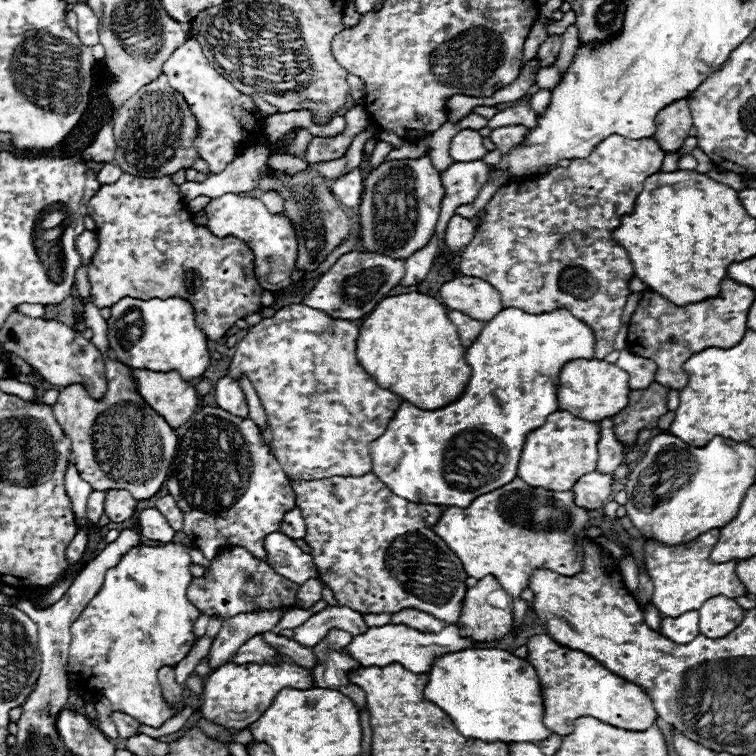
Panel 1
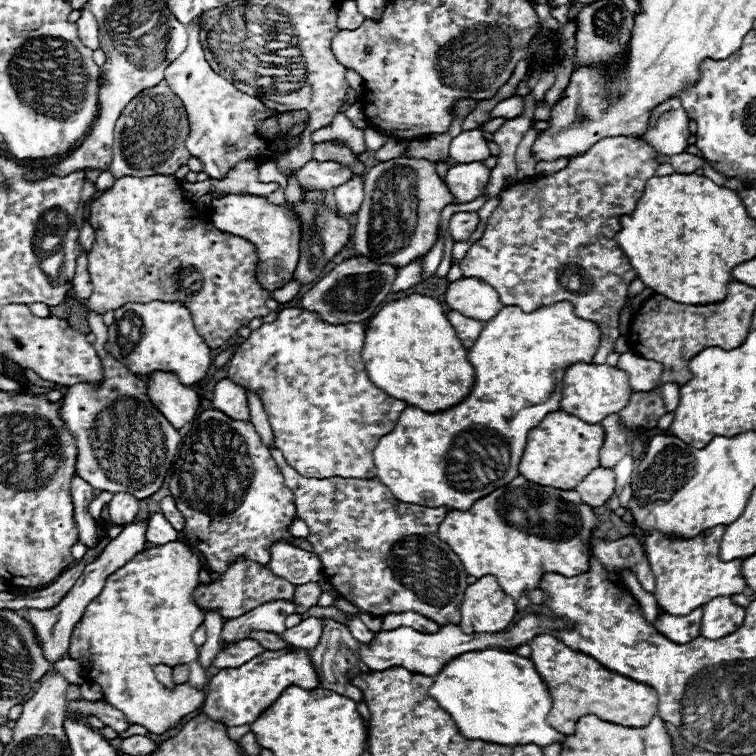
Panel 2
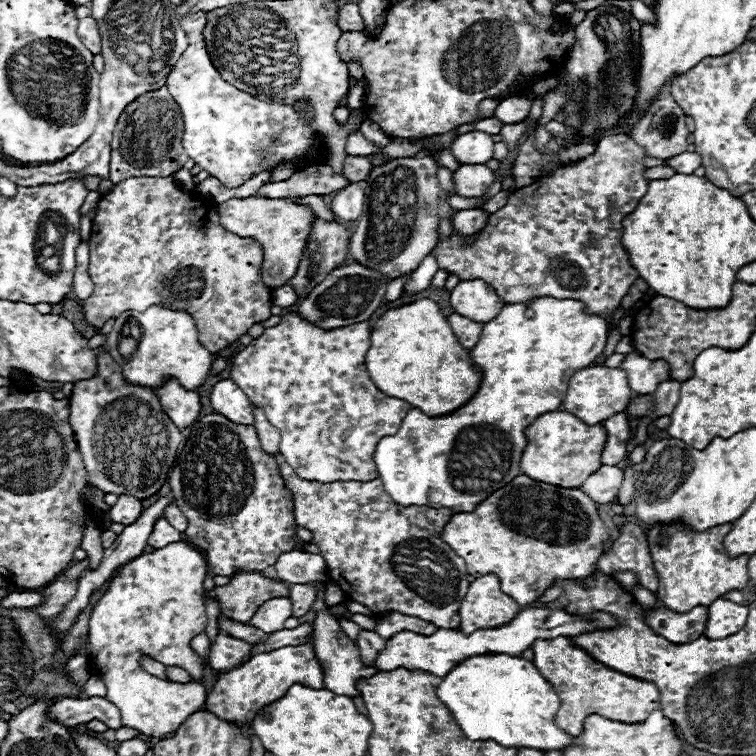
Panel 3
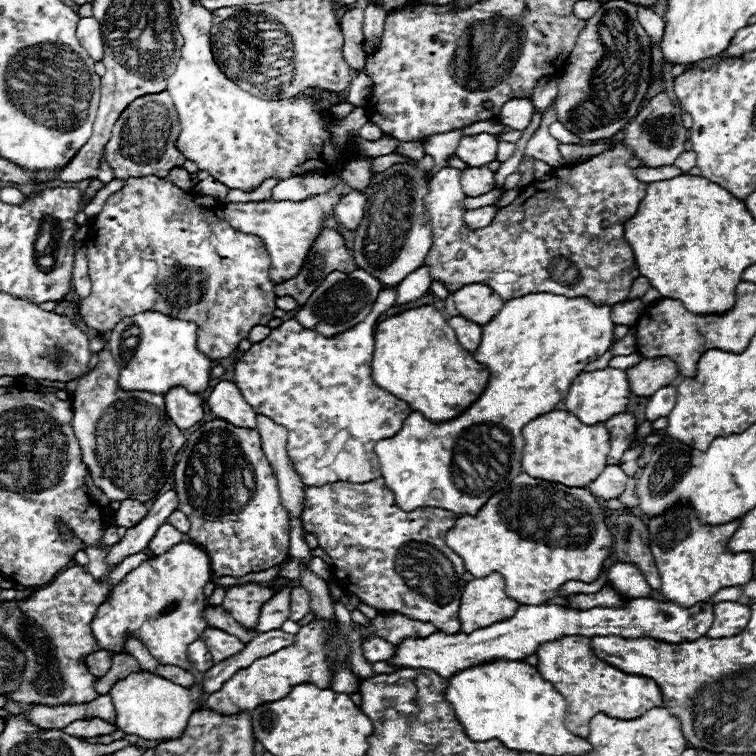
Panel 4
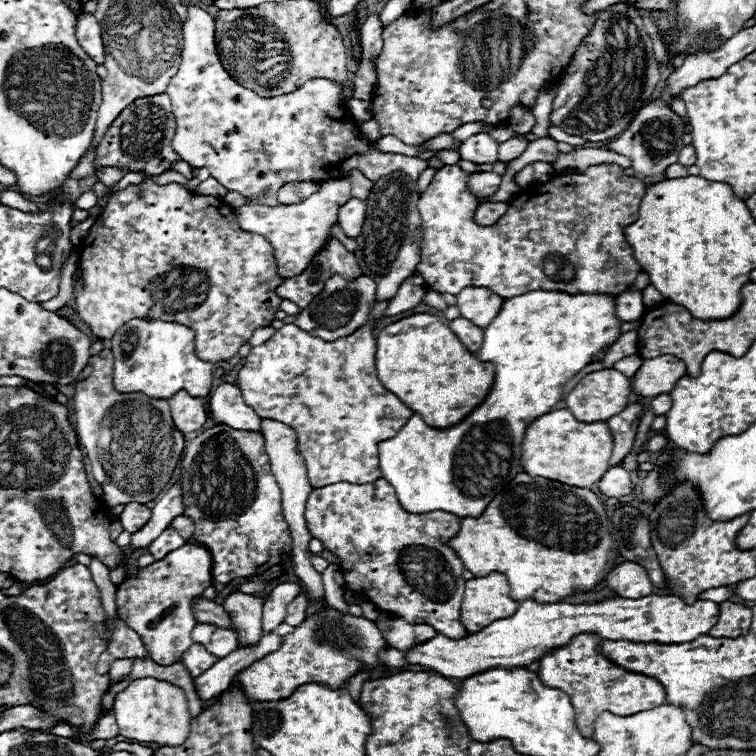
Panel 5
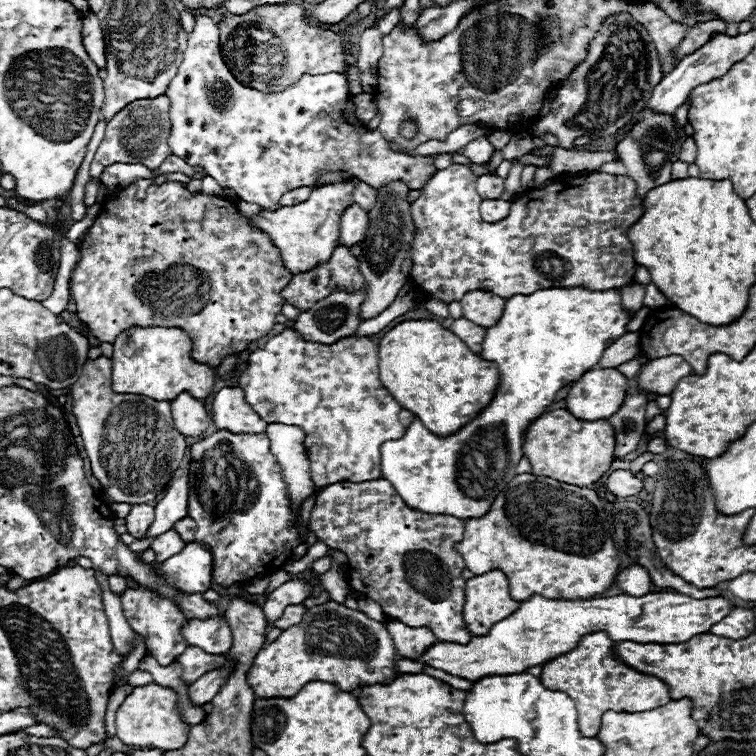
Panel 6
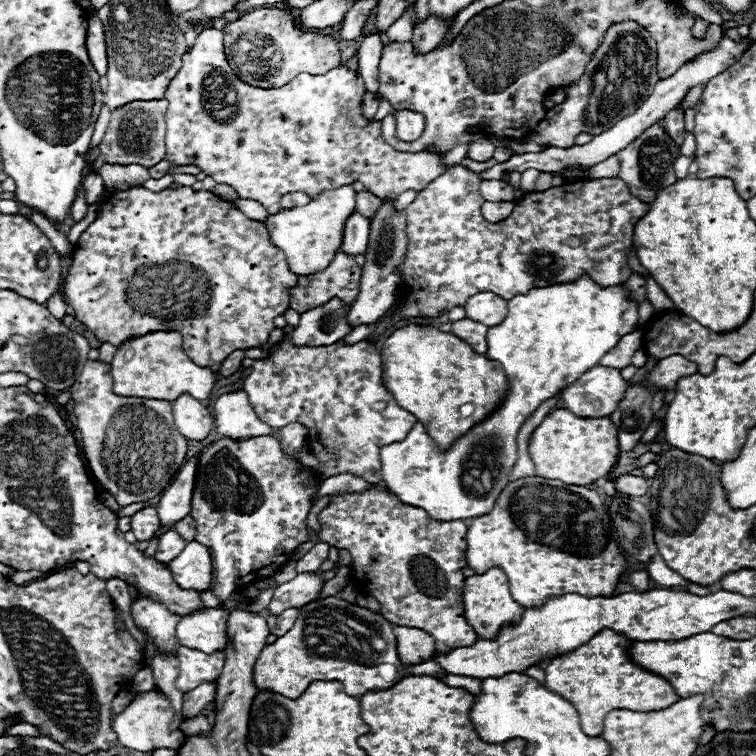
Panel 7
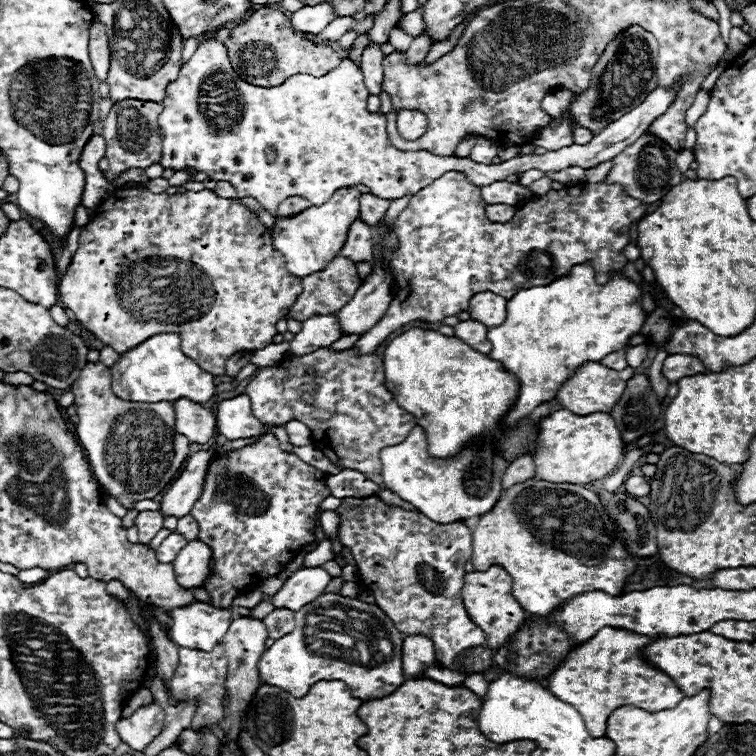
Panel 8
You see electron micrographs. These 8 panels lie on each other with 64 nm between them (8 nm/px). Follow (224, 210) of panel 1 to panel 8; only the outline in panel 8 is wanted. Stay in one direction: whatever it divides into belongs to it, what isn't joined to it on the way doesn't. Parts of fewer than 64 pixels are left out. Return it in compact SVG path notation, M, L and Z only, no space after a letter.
M354 186L340 188L322 206L310 206L308 210L292 218L276 218L276 226L272 232L274 248L282 252L286 268L292 276L304 278L312 272L320 272L338 256L348 238L350 226L360 218L360 196L362 192Z

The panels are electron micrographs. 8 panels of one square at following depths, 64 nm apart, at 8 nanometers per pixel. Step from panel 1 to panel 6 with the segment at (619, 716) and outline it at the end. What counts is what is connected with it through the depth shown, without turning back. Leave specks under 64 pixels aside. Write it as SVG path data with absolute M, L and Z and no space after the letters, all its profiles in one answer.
M596 632L592 636L584 636L584 640L580 640L580 644L572 652L556 656L542 666L542 684L550 690L566 692L574 700L580 732L588 738L598 736L602 726L602 714L606 710L644 712L672 702L670 688L662 680L642 674L618 660L614 654L614 646L616 642L610 640L606 632Z

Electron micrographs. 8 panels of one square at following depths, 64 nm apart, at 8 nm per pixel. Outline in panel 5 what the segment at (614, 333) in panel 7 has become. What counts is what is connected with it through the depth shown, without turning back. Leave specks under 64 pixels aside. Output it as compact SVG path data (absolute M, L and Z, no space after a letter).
M536 290L506 298L500 314L484 328L478 360L488 360L496 366L496 380L488 398L472 410L460 424L448 430L436 430L424 424L420 414L414 414L408 424L390 440L378 444L382 476L394 486L396 496L408 512L452 512L460 518L478 518L490 500L522 472L522 440L528 424L546 414L560 398L562 386L588 364L602 360L608 346L620 338L622 320L616 318L616 298L610 294L568 294L556 290Z

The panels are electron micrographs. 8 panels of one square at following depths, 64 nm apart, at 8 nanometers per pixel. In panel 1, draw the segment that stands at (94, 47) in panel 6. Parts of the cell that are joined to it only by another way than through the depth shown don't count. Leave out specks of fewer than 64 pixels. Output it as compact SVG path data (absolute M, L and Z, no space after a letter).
M76 2L76 6L72 8L78 16L78 32L80 32L80 40L86 46L96 46L98 44L98 18L94 16L94 12L82 4Z

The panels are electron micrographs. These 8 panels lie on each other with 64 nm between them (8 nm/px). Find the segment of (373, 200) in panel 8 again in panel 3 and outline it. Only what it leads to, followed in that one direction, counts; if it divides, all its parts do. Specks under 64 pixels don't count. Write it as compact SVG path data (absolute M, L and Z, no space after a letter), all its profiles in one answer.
M346 156L342 174L344 174L344 178L348 182L362 182L362 180L366 180L370 176L372 168L374 166L372 166L368 156Z

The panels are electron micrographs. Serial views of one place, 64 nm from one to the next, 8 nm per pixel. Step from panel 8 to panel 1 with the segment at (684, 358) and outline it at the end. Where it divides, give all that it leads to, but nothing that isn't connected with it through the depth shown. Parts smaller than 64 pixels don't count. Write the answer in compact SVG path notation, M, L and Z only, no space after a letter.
M622 350L620 352L620 358L618 358L616 366L618 368L624 368L624 372L628 372L632 390L644 390L644 388L648 388L654 382L656 372L658 372L656 362L652 362L648 358L634 356L628 350Z

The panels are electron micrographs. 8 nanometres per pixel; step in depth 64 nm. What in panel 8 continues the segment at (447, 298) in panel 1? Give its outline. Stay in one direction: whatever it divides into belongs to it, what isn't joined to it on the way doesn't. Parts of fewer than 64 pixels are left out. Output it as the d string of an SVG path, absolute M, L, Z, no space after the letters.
M478 292L470 300L470 316L488 328L500 326L506 320L506 300L492 292Z

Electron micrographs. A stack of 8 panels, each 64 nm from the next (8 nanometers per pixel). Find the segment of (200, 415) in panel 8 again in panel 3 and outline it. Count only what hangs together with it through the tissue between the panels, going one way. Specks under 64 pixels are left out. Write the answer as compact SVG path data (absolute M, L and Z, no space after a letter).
M170 380L168 384L164 384L164 388L156 388L154 392L156 392L164 412L168 414L168 418L180 430L194 424L196 418L200 416L200 410L202 410L200 396L196 392L188 392L176 380Z

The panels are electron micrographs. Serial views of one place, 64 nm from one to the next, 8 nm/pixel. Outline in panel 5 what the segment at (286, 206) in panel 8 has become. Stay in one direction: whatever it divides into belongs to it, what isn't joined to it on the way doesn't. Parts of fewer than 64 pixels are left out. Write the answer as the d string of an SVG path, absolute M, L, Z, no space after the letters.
M316 182L284 184L284 188L280 188L280 192L278 192L278 202L280 204L298 204L300 200L306 200L318 188L320 188L320 184L316 184Z

